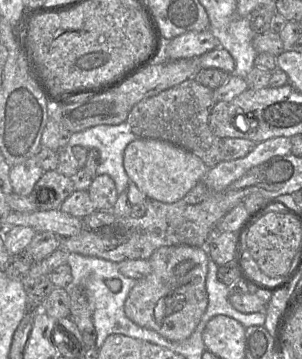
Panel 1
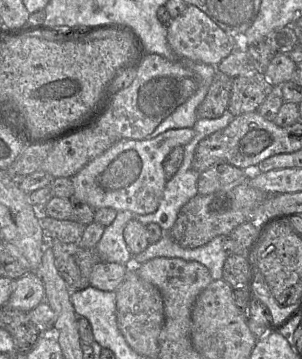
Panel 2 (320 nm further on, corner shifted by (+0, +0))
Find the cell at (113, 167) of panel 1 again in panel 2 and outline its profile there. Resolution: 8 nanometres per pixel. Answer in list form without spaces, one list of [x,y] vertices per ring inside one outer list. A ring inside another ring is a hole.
[[[118,211],[114,221],[104,228],[103,235],[96,247],[101,262],[118,263],[130,269],[132,254],[129,251],[123,231],[126,224],[135,218],[130,211]]]

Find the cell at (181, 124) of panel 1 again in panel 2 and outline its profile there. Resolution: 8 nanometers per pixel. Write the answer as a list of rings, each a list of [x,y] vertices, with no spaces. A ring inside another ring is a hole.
[[[218,72],[209,87],[203,102],[197,108],[198,118],[216,119],[228,109],[233,78]]]

